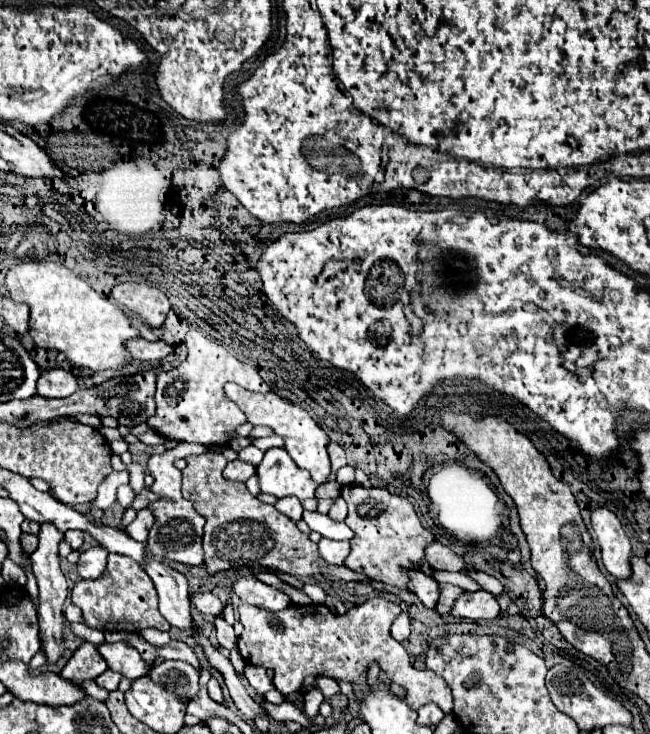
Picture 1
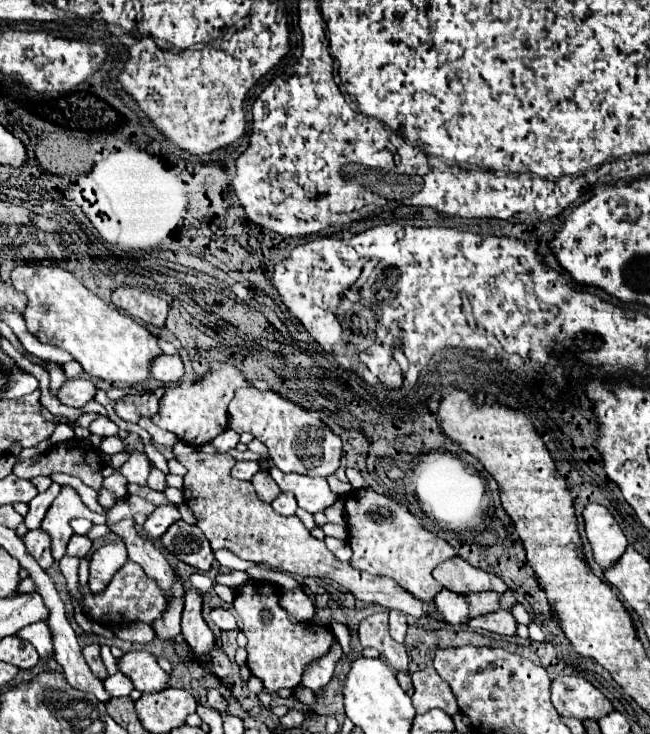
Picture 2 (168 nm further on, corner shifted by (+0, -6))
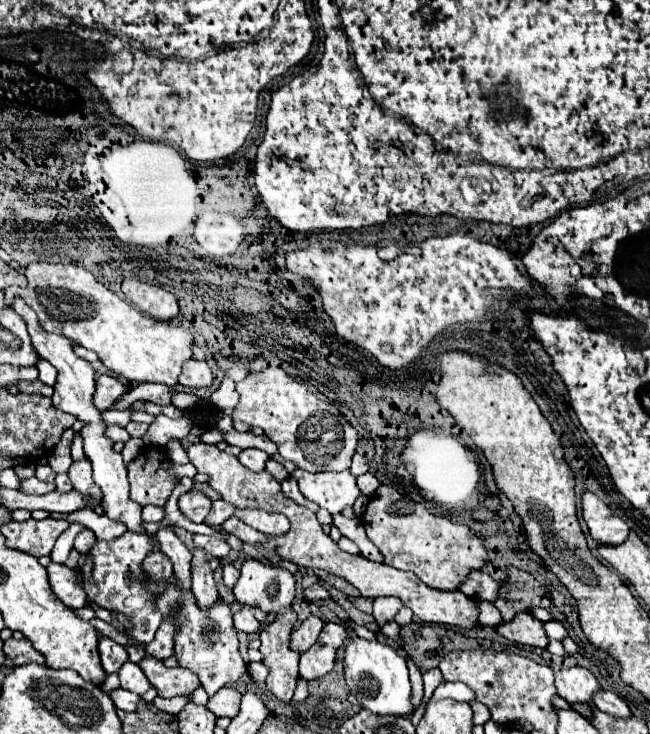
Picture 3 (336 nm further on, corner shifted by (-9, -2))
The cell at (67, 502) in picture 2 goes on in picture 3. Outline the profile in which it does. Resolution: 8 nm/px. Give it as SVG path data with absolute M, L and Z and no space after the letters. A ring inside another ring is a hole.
M87 458L83 460L75 460L69 468L69 478L73 480L73 488L77 488L79 492L89 492L93 496L93 502L89 504L89 508L97 506L101 500L101 490L99 486L93 482L93 470Z

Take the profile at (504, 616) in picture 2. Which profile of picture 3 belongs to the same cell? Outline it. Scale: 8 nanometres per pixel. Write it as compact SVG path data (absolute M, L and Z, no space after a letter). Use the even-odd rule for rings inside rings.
M527 612L517 614L515 620L503 622L501 626L497 626L497 632L503 638L523 644L523 646L531 646L531 648L547 648L549 646L549 638L545 634L543 622Z

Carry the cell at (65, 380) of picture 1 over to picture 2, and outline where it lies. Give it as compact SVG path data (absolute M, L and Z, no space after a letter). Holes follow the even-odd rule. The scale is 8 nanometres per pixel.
M66 380L58 392L58 400L66 406L84 406L86 402L90 402L94 398L96 386L90 380Z

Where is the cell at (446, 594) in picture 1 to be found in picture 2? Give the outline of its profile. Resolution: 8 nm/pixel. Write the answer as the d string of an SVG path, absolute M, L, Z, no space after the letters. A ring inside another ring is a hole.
M472 592L462 596L468 604L468 616L480 616L484 612L494 612L498 608L498 594L496 592Z

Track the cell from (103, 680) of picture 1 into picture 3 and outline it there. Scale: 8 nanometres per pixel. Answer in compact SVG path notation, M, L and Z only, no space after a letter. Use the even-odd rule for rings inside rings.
M125 662L117 674L119 674L123 690L135 692L135 694L145 694L151 688L151 684L149 684L145 672L139 668L139 664Z

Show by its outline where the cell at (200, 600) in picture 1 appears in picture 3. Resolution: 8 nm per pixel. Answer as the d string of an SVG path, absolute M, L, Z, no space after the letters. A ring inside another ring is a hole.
M241 608L239 612L235 612L235 628L239 632L245 632L245 634L251 634L251 632L259 632L261 630L261 622L253 616L251 608Z

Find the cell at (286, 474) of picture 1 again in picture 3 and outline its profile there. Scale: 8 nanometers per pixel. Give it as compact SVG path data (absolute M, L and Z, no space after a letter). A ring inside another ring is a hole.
M295 470L293 476L299 482L301 494L307 500L317 502L331 514L343 512L361 496L355 476L349 470L319 472L319 474L311 474L307 470Z

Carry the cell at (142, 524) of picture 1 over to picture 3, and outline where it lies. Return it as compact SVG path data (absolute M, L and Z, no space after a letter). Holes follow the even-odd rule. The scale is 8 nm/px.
M191 490L179 498L179 508L193 522L203 522L211 510L211 500L203 492Z

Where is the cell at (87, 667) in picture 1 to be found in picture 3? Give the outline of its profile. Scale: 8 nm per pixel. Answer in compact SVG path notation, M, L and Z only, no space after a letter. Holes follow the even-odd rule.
M101 638L99 640L99 654L101 654L101 664L103 664L107 674L117 672L129 660L127 650L121 644L113 642L111 638Z

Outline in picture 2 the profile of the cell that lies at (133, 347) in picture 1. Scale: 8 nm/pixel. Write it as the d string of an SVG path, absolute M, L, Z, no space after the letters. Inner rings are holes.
M164 354L156 356L156 360L152 360L150 370L152 370L152 376L166 386L180 382L180 378L184 376L180 356L164 356Z

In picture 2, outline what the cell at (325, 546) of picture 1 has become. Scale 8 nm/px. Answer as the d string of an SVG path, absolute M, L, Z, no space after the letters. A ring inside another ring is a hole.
M324 538L326 542L326 548L340 560L340 562L350 562L352 558L352 548L348 542L342 542L342 540L336 540L336 538Z

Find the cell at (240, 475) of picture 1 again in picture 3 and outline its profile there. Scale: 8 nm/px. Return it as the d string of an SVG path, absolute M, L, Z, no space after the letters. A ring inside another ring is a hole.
M249 448L249 450L243 450L239 456L239 462L253 470L253 472L261 472L265 468L265 462L269 460L269 454L265 454L263 450L255 450L255 448Z

